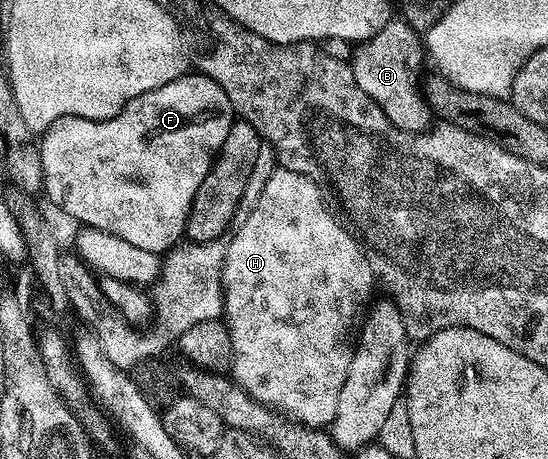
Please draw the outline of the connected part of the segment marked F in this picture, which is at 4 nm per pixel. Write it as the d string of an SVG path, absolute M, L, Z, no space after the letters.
M185 73L180 78L170 81L170 85L162 85L150 93L134 97L134 101L130 101L118 114L109 119L83 119L73 115L55 119L39 140L44 174L43 194L48 194L49 201L58 210L65 211L72 219L77 219L77 224L105 231L114 237L120 237L122 241L130 241L130 245L138 245L138 249L150 249L150 253L163 256L185 238L184 226L188 220L190 205L194 201L194 193L198 193L202 177L206 177L206 173L212 168L212 161L222 141L226 141L226 133L230 133L233 122L234 112L230 105L230 97L226 97L224 90L213 79L207 79L199 73Z

